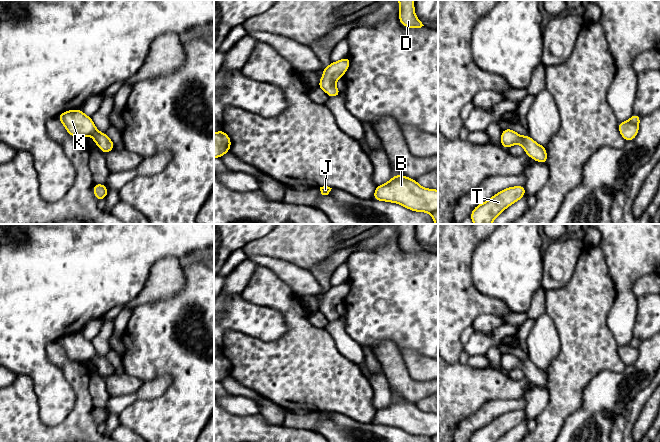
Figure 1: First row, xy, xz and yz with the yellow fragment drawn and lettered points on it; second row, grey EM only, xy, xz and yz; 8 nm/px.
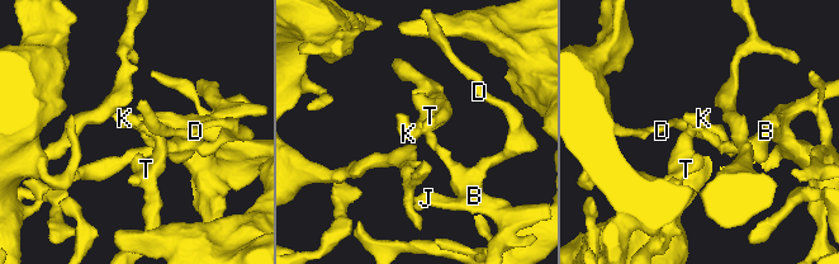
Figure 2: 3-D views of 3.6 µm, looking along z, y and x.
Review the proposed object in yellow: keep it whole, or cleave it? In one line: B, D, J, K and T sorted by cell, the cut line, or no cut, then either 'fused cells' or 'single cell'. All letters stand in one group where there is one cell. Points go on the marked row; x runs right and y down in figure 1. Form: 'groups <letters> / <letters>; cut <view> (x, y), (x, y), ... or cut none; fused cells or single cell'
groups B D J K T; cut none; single cell

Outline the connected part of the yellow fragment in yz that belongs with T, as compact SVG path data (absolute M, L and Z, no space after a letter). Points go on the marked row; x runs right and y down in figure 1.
M514 186L499 191L482 204L477 205L470 219L474 224L492 224L506 208L519 201L526 194L525 186Z

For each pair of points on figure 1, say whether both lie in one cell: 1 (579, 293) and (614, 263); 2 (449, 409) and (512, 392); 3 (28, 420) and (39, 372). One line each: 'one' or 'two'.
1: two
2: one
3: two

